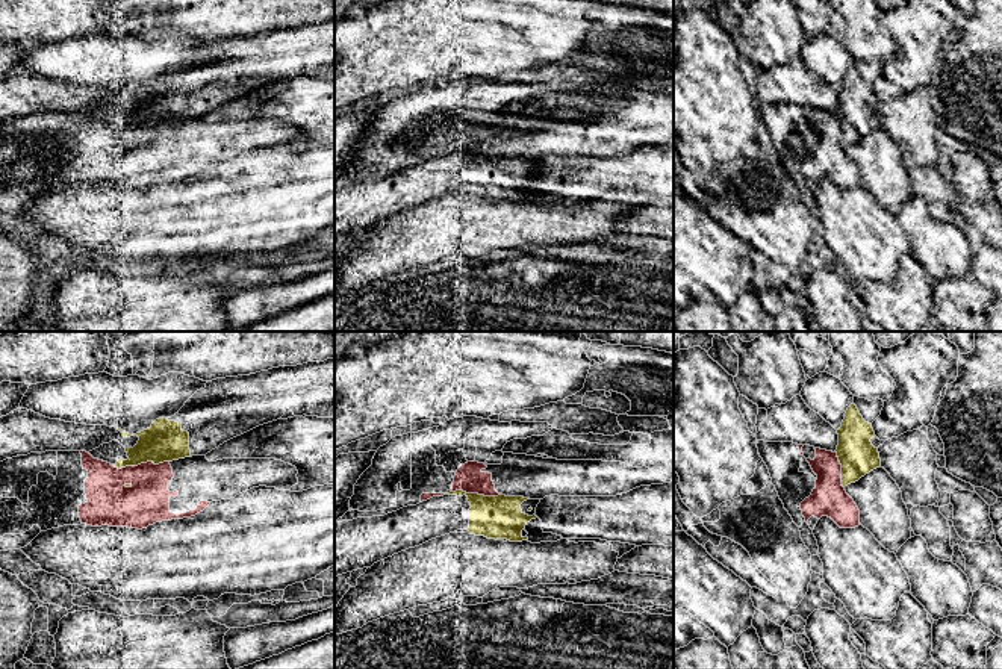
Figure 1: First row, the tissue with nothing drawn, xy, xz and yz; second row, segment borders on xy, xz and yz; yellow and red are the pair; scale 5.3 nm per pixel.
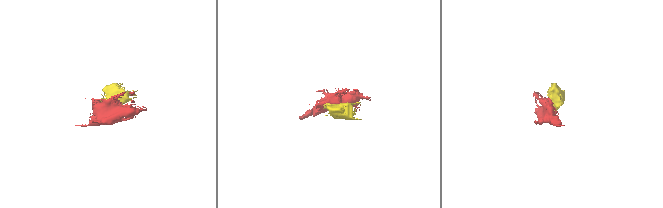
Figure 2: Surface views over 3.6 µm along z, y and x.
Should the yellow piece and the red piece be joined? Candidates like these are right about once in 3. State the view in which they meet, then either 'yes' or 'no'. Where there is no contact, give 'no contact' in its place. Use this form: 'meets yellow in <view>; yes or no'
meets yellow in xy; no

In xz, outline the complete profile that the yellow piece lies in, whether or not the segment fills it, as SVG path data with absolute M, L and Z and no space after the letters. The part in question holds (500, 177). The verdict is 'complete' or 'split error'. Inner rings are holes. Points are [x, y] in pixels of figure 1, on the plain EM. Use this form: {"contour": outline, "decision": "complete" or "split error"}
{"contour": "M456 151L384 177L336 183L335 238L371 229L457 191L495 201L528 201L524 189L537 179L539 163L524 157L484 157Z", "decision": "split error"}

